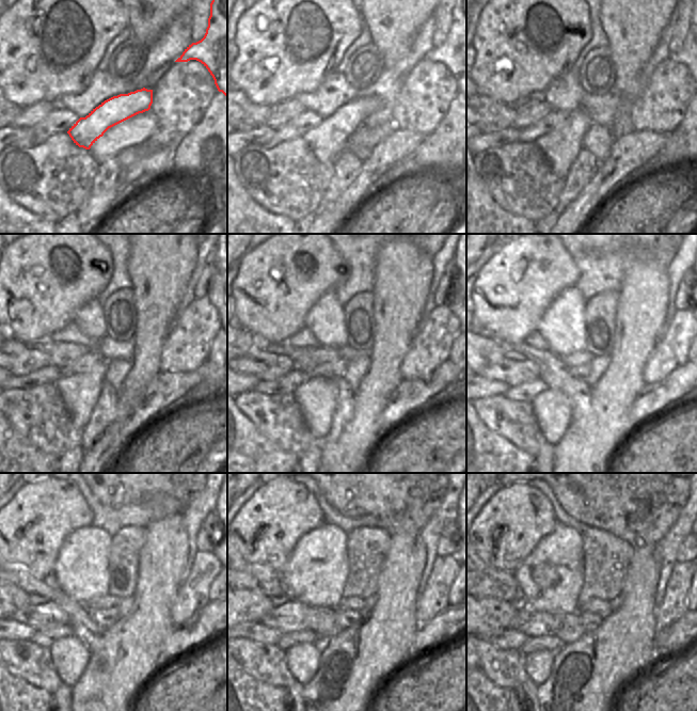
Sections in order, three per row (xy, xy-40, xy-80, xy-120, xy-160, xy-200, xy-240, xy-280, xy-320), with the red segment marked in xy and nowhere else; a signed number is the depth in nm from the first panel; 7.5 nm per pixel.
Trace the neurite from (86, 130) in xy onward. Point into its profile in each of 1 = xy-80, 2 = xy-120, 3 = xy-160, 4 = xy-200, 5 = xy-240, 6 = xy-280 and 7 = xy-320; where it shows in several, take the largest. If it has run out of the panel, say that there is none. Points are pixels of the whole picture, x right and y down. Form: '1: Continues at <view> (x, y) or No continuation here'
1: Continues at xy-80 (560, 147)
2: Continues at xy-120 (80, 392)
3: Continues at xy-160 (316, 397)
4: Continues at xy-200 (553, 410)
5: Continues at xy-240 (69, 656)
6: Continues at xy-280 (303, 659)
7: Continues at xy-320 (538, 664).

